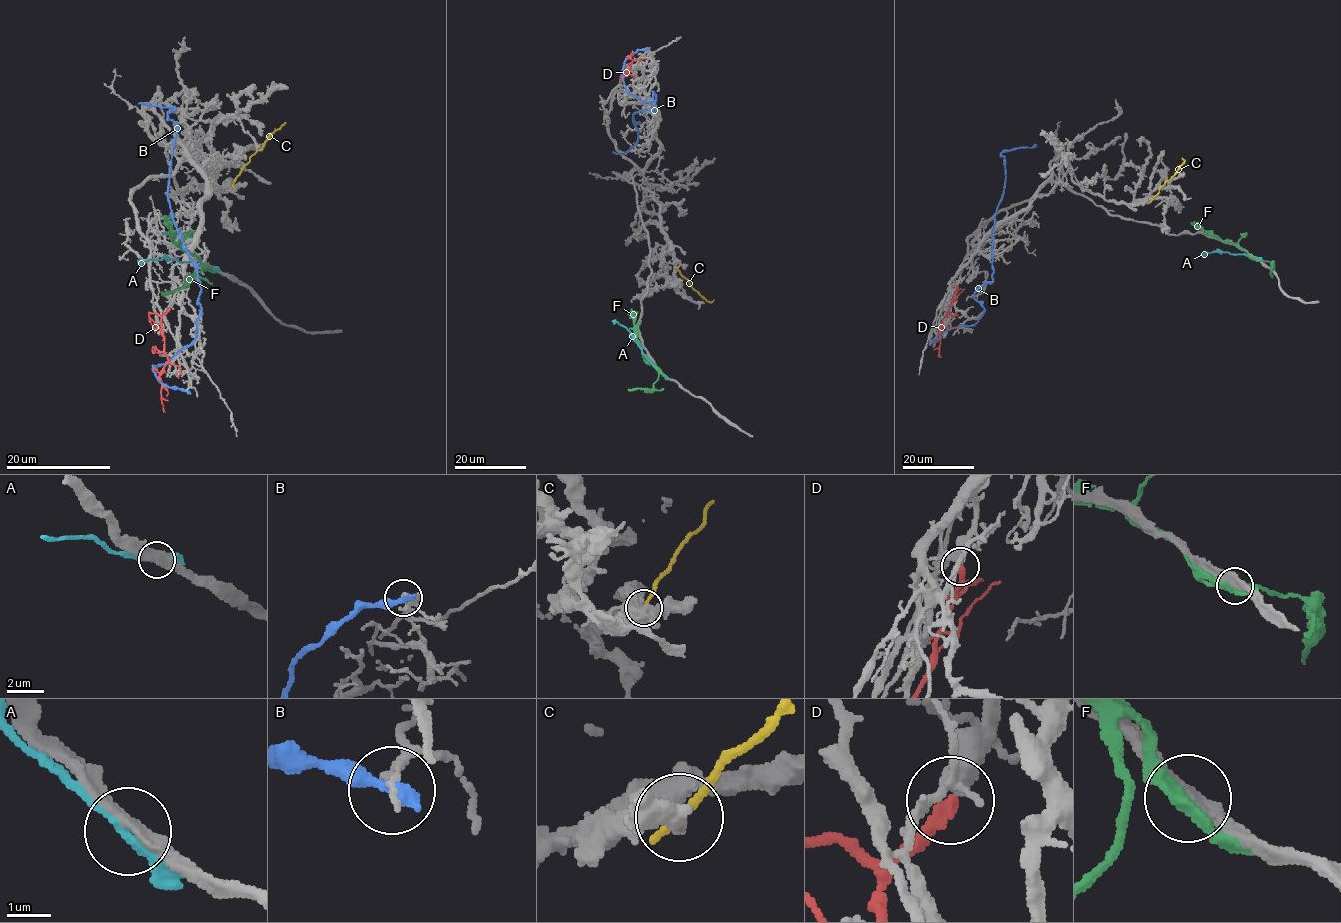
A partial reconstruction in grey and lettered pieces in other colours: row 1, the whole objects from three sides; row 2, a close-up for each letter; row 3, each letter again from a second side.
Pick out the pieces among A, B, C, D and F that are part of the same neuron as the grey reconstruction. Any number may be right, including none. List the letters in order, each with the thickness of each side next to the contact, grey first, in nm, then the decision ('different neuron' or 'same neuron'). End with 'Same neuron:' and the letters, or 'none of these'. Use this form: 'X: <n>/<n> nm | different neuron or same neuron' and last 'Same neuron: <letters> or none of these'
A: 360/240 nm | different neuron
B: 200/400 nm | different neuron
C: 480/240 nm | different neuron
D: 320/320 nm | same neuron
F: 340/300 nm | different neuron
Same neuron: D

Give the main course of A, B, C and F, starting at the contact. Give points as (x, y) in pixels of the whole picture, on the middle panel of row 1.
A: (663, 375), (647, 359), (634, 336), (612, 320)
B: (646, 48), (622, 75), (643, 100), (653, 92), (655, 111), (635, 112), (637, 142), (612, 152)
C: (677, 268), (705, 299), (710, 302), (714, 299)
F: (663, 375), (642, 352), (632, 308)

